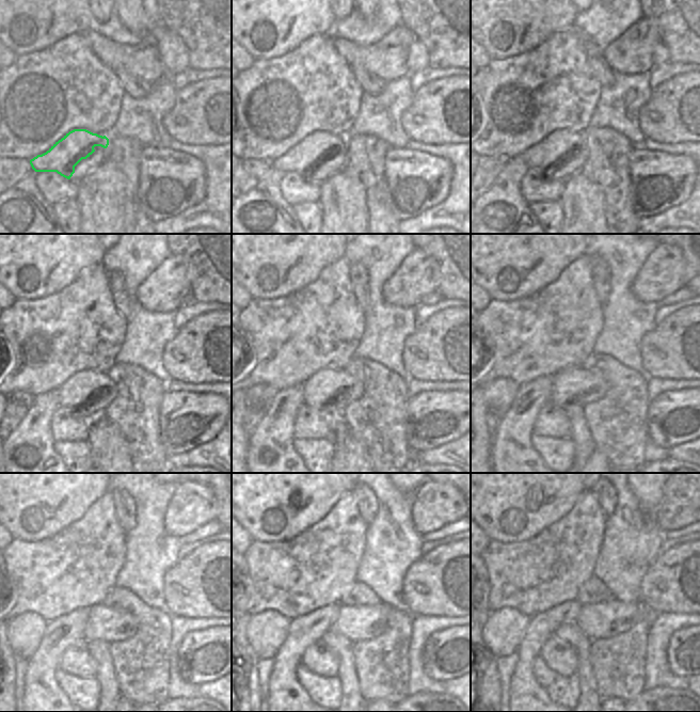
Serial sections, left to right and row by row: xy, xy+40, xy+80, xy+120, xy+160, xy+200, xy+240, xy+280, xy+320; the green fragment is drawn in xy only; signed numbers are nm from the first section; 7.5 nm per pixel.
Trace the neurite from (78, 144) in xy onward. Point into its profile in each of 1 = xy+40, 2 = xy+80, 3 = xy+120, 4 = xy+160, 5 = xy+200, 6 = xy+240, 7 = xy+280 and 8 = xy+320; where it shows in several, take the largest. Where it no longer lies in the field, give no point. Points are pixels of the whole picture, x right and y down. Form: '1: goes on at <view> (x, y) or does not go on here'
1: goes on at xy+40 (318, 146)
2: goes on at xy+80 (558, 147)
3: goes on at xy+120 (85, 386)
4: goes on at xy+160 (323, 390)
5: goes on at xy+200 (575, 385)
6: goes on at xy+240 (105, 623)
7: goes on at xy+280 (359, 622)
8: goes on at xy+320 (602, 620)

